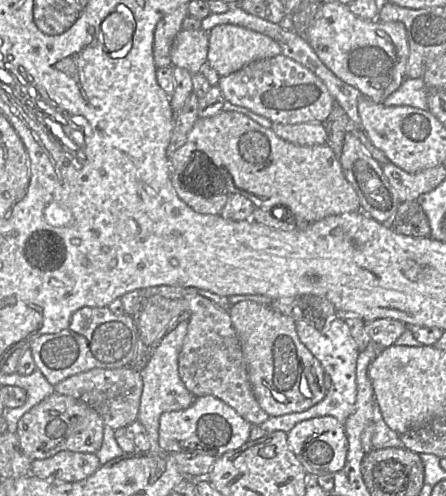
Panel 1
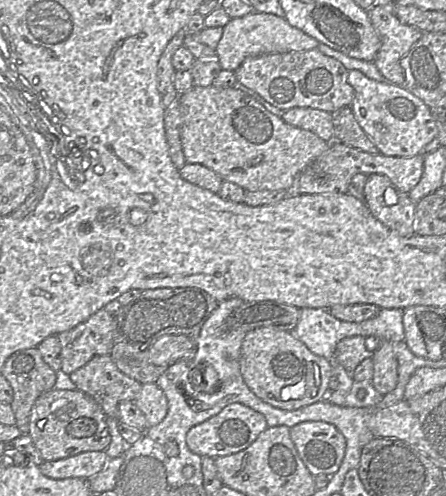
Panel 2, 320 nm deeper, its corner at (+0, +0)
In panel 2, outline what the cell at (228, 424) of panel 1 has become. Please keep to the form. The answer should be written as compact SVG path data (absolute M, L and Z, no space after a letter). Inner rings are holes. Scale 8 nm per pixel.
M232 403L215 416L193 426L186 434L186 444L191 452L201 457L217 458L246 449L266 428L268 425L261 413L245 405Z

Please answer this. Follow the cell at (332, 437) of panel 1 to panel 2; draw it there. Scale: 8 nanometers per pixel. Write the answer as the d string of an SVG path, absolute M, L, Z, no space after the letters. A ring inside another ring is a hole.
M322 421L302 422L290 428L290 437L313 476L332 476L338 471L346 440L335 426Z

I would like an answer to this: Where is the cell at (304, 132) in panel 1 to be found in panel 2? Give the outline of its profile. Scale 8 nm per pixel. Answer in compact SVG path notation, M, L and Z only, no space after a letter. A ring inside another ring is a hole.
M292 108L283 111L281 118L287 124L310 131L327 143L334 141L331 113L311 108Z

